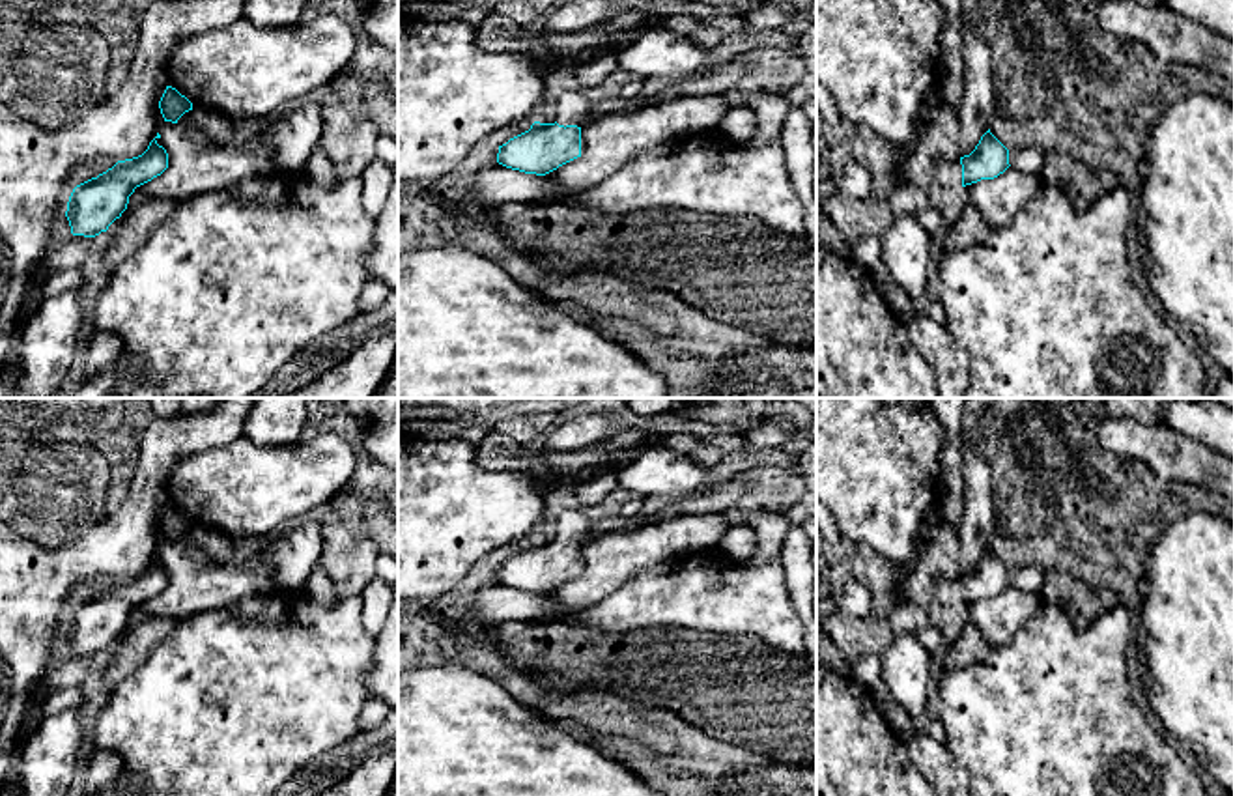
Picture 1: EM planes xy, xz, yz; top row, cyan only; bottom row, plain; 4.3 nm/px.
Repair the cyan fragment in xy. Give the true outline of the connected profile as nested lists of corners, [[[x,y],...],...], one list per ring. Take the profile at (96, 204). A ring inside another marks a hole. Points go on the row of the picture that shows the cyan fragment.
[[[153,138],[142,155],[118,161],[97,178],[77,185],[65,211],[71,234],[95,237],[106,232],[127,209],[135,189],[161,176],[166,168],[168,153]]]

